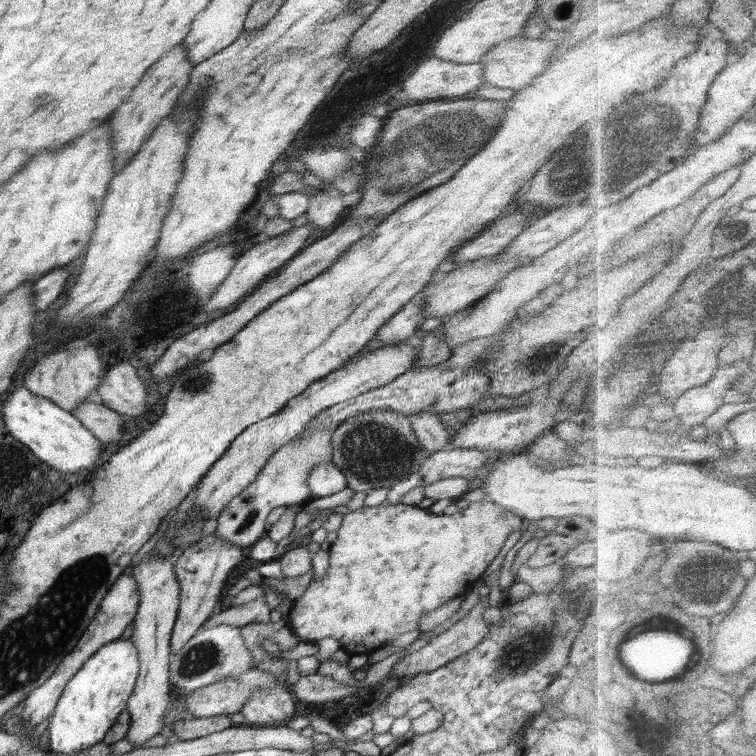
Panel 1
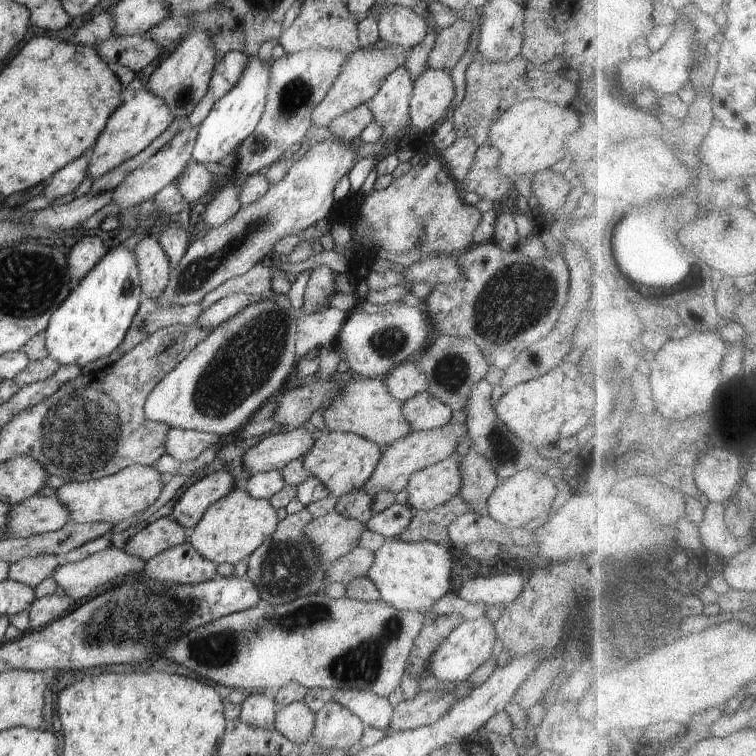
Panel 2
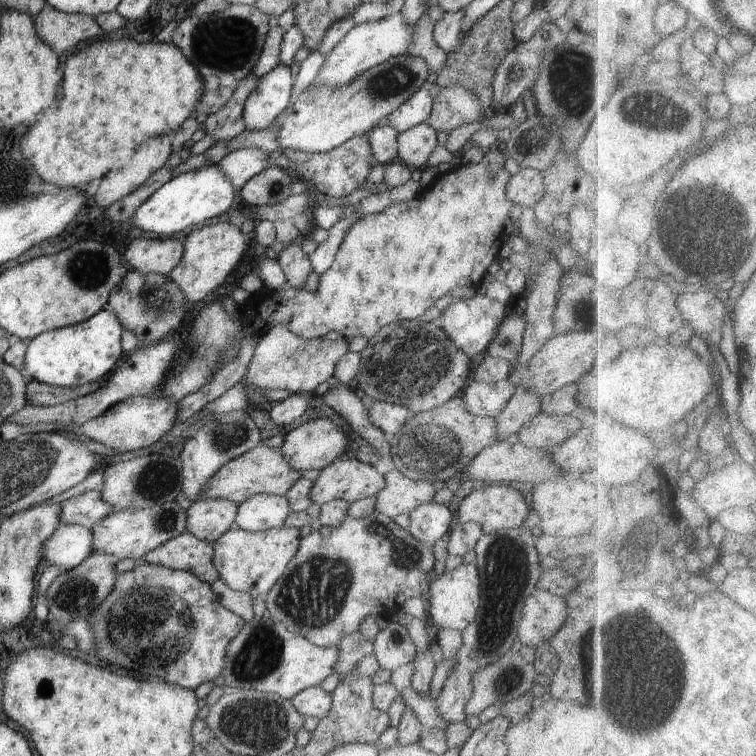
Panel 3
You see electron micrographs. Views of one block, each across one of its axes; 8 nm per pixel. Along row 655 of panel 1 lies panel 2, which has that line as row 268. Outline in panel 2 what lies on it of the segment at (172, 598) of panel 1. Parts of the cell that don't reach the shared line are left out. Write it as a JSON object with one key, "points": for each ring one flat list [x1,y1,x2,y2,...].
{"points":[[145,236,134,248,143,298,157,300,169,284,171,265,156,237]]}

